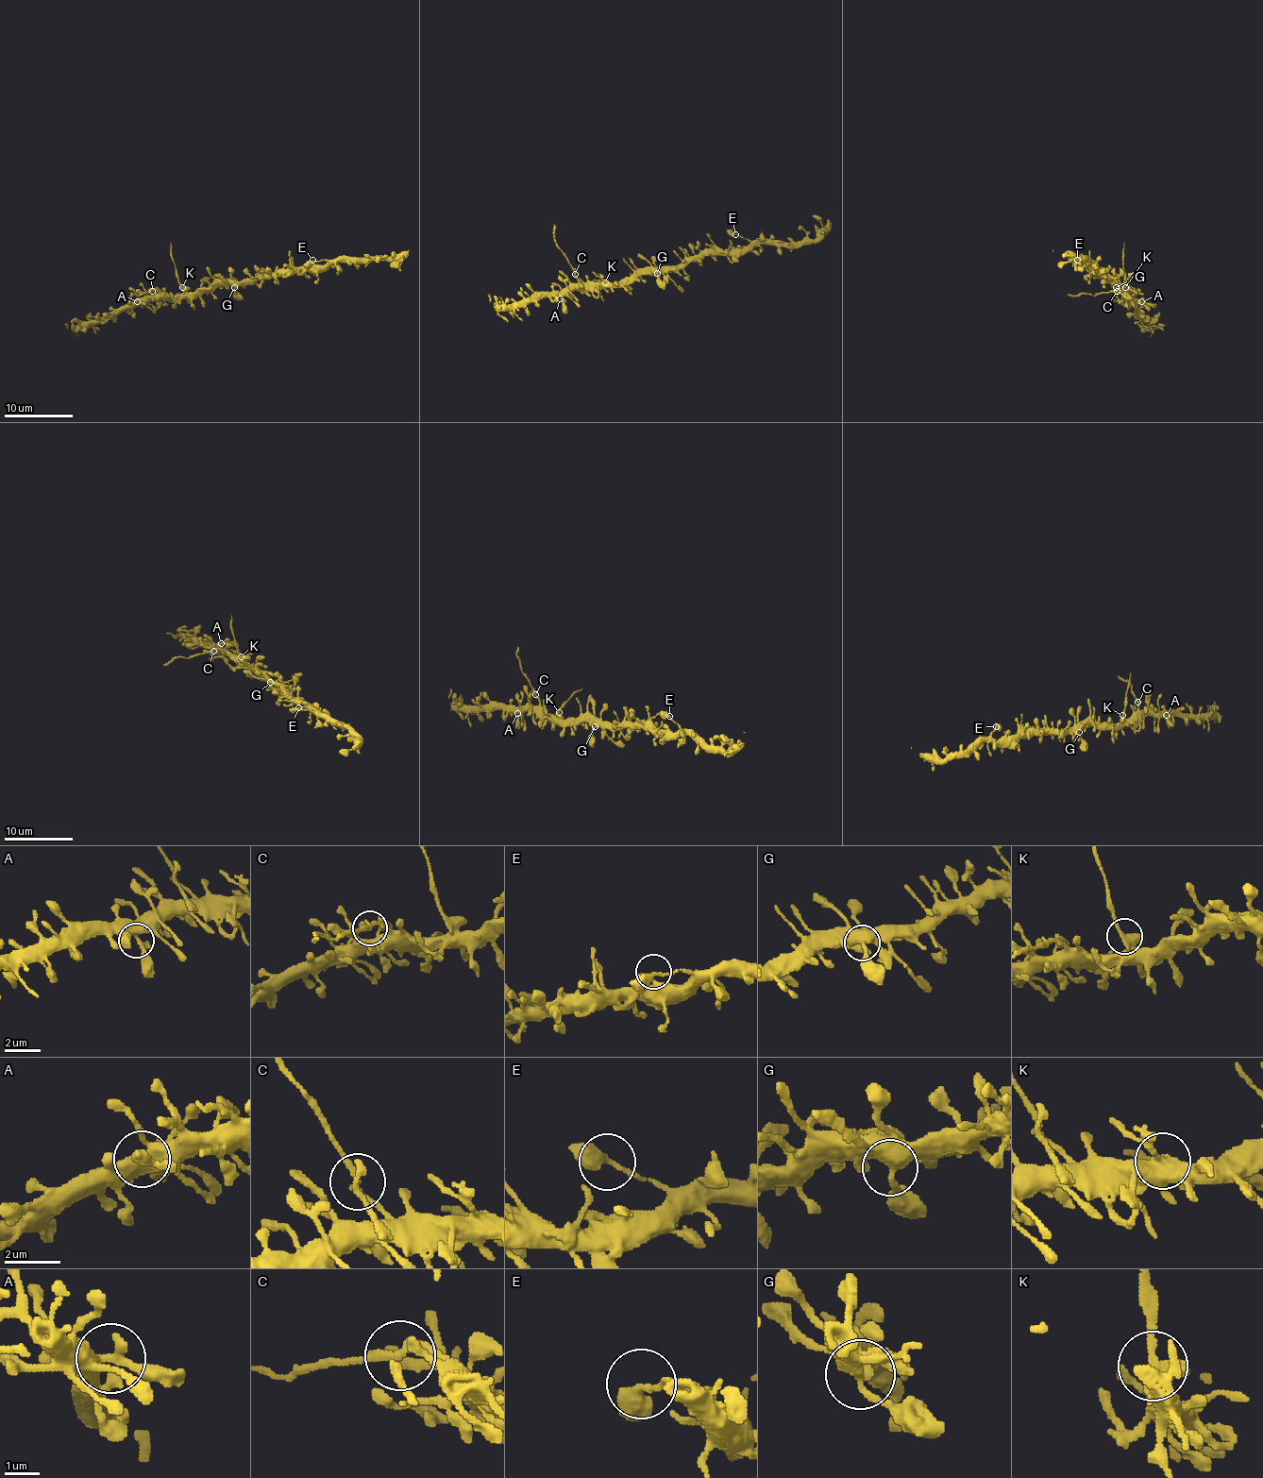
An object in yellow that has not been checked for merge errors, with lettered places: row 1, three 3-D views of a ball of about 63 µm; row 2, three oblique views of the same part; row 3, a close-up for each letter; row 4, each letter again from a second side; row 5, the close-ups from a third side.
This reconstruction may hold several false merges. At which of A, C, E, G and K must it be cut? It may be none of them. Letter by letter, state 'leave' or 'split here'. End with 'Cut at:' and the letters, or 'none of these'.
A: leave
C: split here
E: leave
G: leave
K: split here
Cut at: C, K

